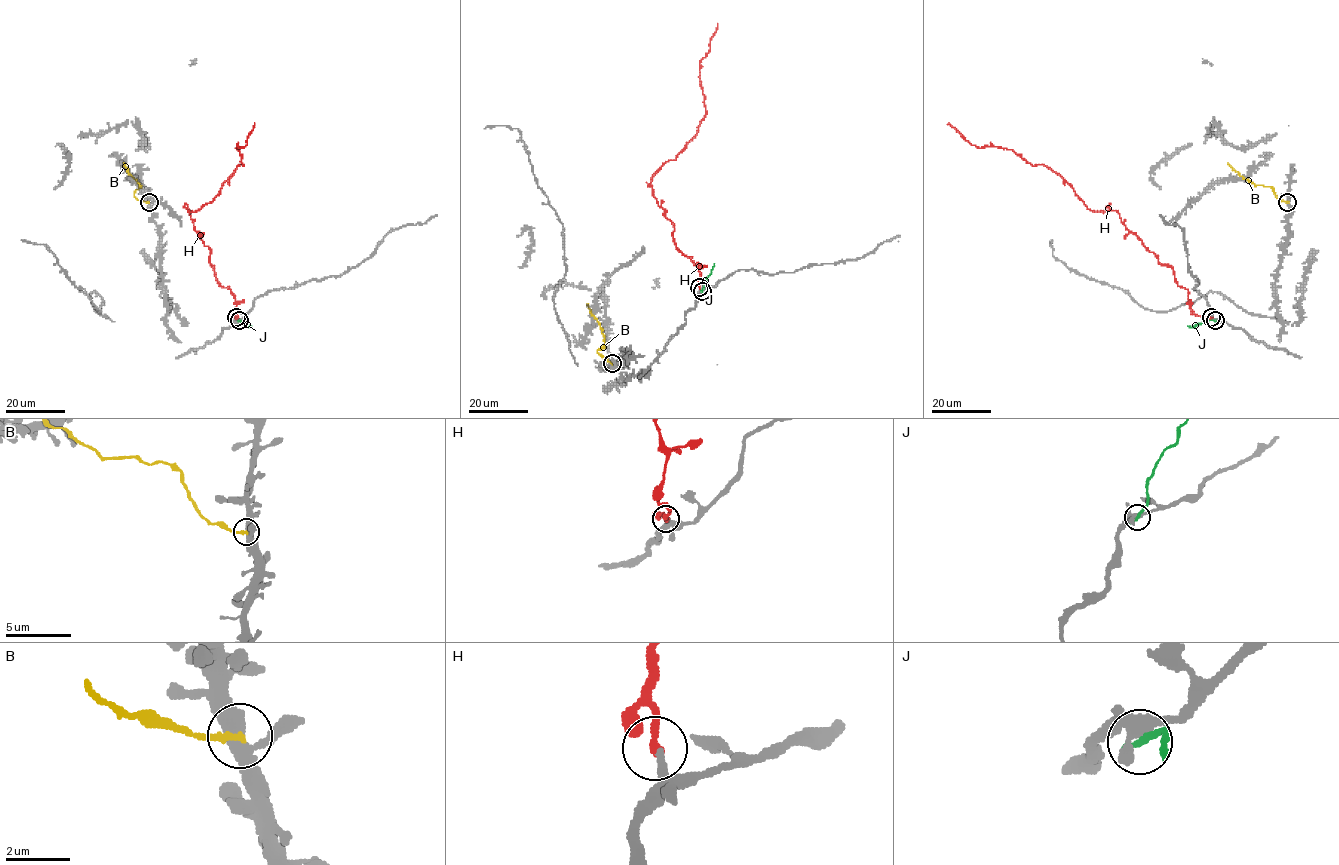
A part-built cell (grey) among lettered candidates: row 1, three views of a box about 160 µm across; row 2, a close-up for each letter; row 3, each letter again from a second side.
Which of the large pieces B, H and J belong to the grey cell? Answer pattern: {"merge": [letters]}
{"merge": ["H"]}

